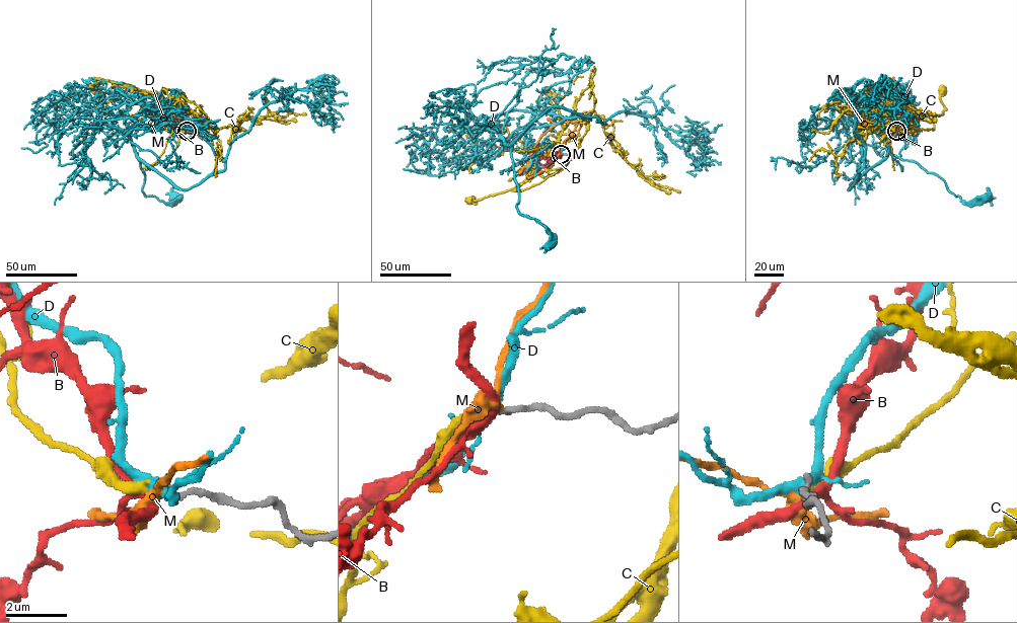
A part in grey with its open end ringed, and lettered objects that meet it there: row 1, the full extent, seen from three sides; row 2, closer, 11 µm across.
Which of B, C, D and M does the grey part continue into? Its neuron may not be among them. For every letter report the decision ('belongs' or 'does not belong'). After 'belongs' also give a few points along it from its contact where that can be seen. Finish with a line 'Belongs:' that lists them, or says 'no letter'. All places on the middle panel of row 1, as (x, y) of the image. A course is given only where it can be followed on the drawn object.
B: does not belong
C: belongs | via (561, 154), (551, 167), (532, 167), (517, 185), (476, 203), (471, 199)
D: does not belong
M: does not belong
Belongs: C

